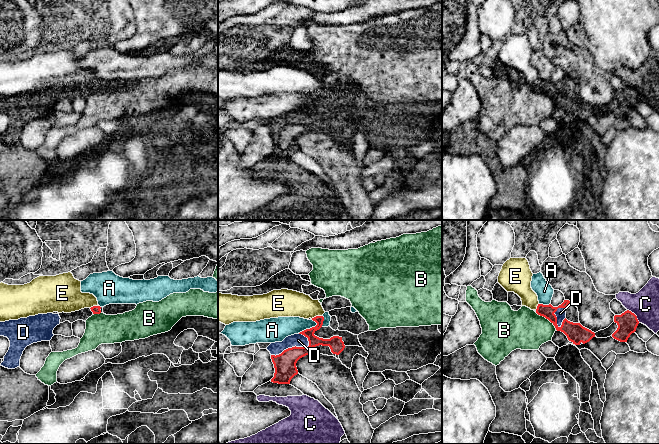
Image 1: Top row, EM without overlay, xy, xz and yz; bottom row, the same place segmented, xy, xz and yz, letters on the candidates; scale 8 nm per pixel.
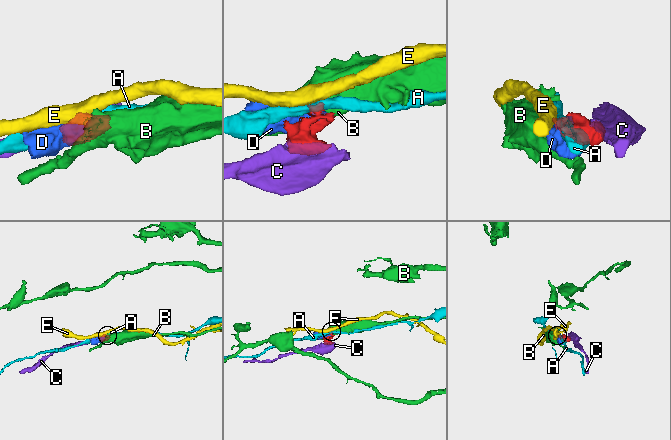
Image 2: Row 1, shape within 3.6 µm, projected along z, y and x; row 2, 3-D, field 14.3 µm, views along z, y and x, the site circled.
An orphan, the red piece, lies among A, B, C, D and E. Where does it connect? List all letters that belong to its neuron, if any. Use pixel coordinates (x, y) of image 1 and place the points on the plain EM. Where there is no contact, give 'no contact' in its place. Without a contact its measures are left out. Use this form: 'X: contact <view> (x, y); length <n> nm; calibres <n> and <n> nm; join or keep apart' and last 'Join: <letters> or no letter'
A: contact xz (308, 105); length 170 nm; calibres 130 and 190 nm; keep apart
B: contact yz (546, 94); length 220 nm; calibres 140 and 320 nm; keep apart
C: contact yz (635, 91); length 150 nm; calibres 170 and 220 nm; keep apart
D: contact xz (293, 123); length 340 nm; calibres 180 and 110 nm; join
E: contact xz (316, 92); length 100 nm; calibres 90 and 220 nm; keep apart
Join: D

